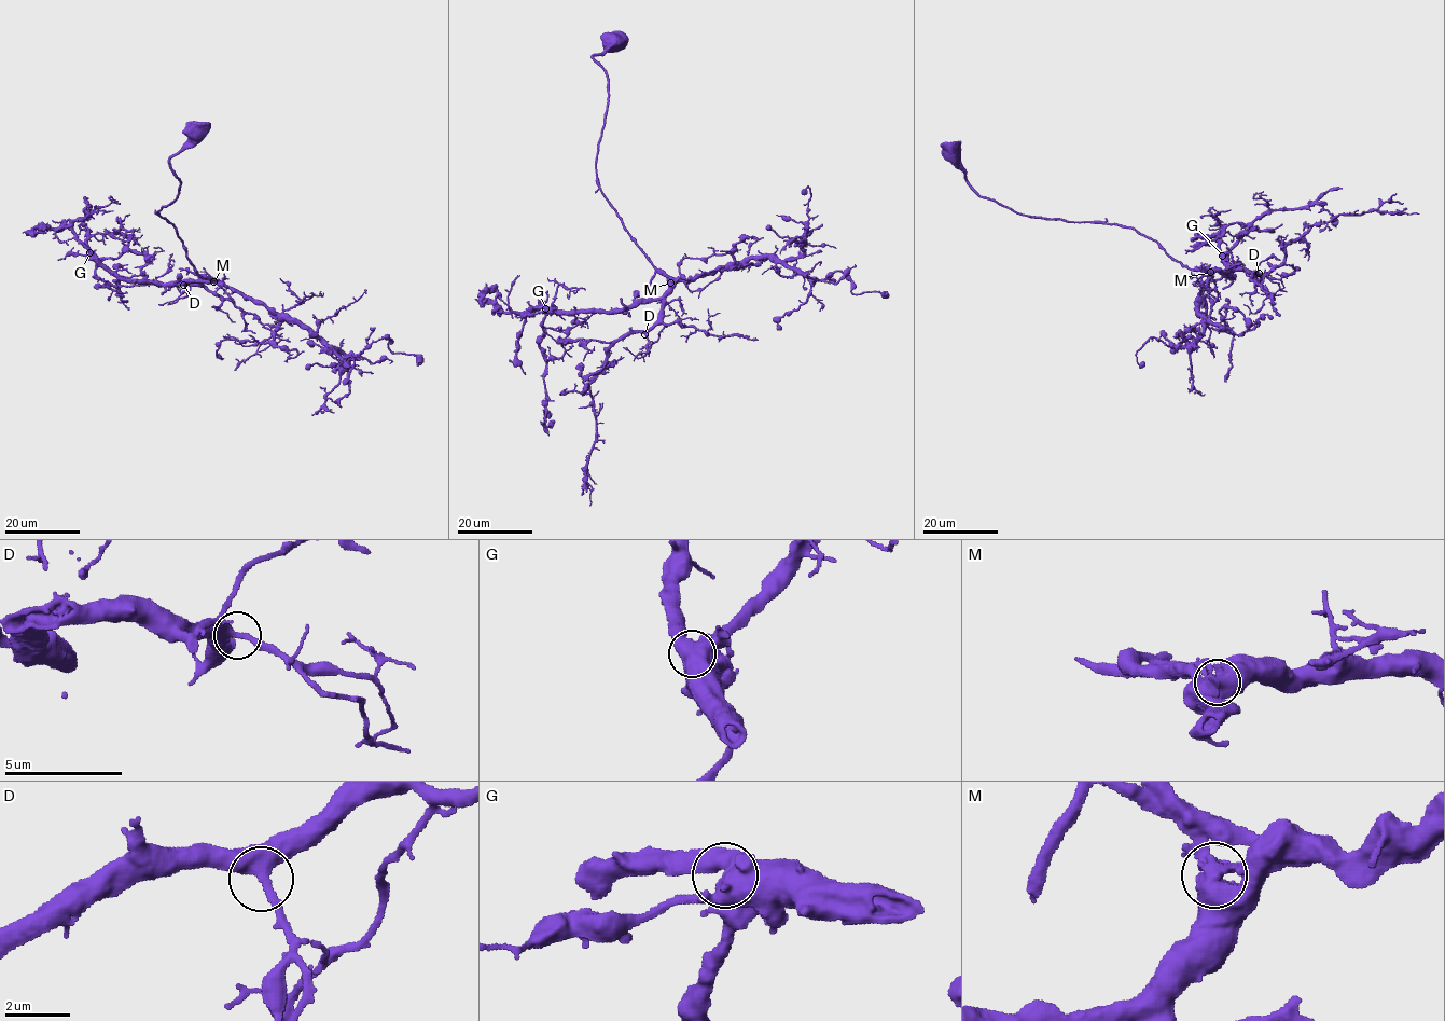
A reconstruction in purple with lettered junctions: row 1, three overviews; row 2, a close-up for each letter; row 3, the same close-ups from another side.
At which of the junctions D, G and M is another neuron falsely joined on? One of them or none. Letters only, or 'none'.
none

